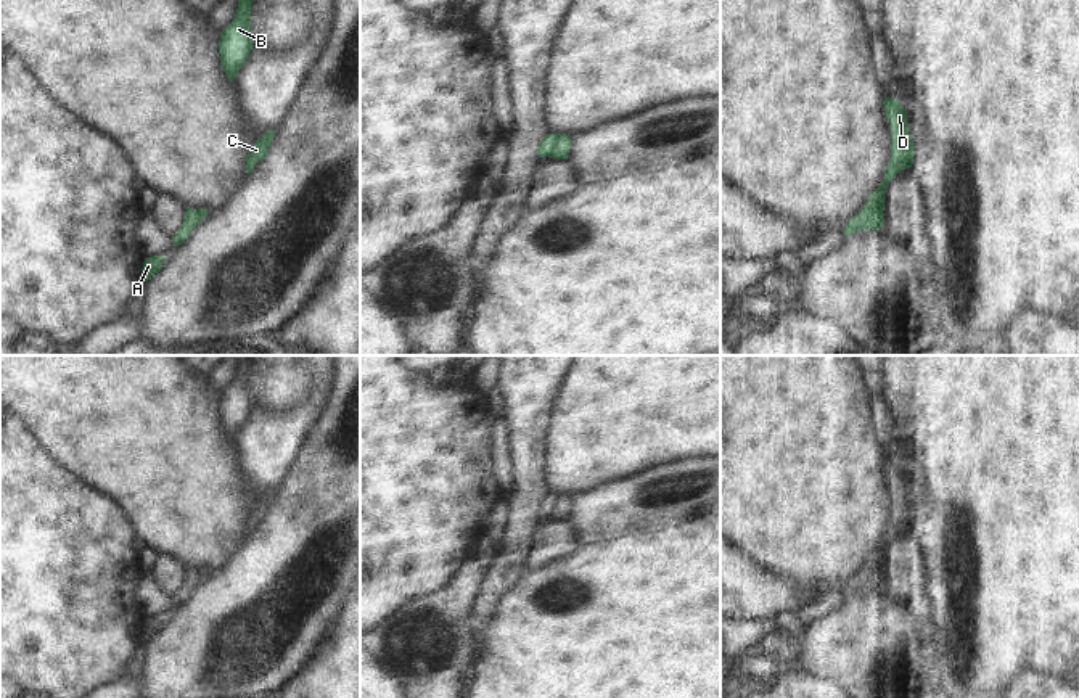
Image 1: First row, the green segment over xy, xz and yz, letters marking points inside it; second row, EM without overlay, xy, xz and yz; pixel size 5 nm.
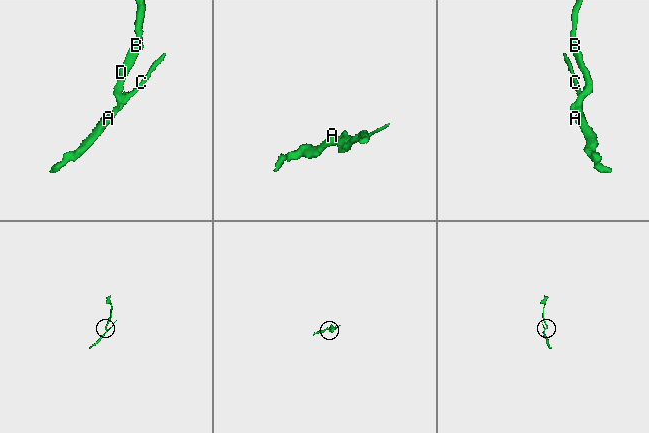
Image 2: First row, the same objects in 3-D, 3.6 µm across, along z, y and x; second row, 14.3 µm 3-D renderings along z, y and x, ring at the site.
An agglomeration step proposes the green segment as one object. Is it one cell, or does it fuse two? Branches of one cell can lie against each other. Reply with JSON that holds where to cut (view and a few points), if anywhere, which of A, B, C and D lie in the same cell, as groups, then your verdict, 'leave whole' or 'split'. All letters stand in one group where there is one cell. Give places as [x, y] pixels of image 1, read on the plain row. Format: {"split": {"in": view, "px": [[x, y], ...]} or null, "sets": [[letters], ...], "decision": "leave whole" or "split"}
{"split": null, "sets": [["A", "B", "C", "D"]], "decision": "leave whole"}

